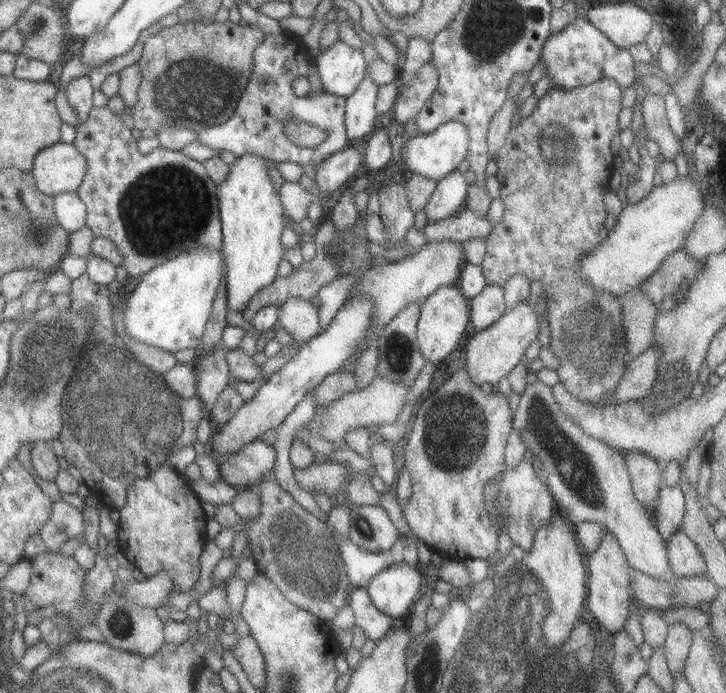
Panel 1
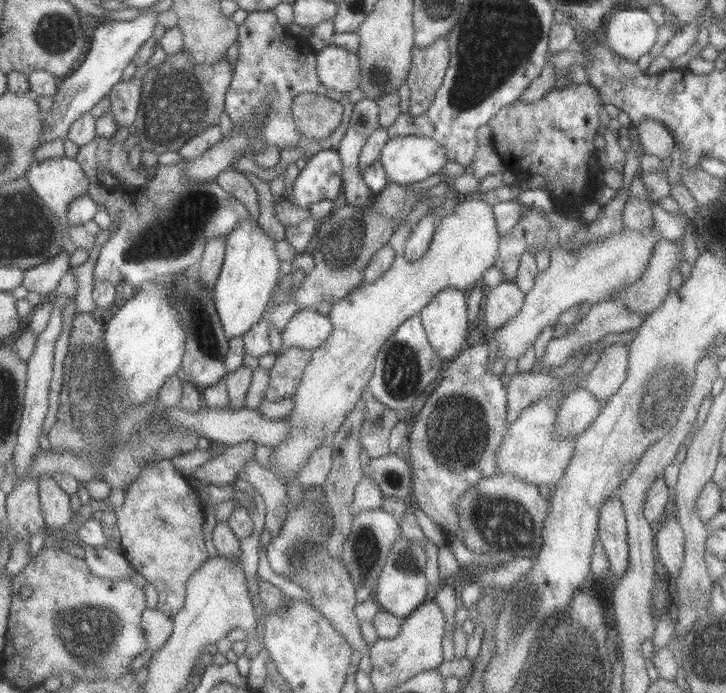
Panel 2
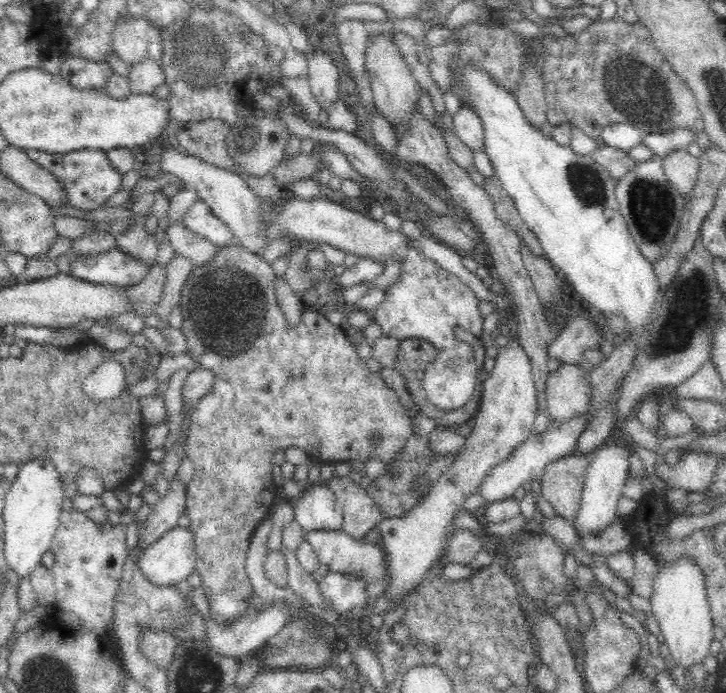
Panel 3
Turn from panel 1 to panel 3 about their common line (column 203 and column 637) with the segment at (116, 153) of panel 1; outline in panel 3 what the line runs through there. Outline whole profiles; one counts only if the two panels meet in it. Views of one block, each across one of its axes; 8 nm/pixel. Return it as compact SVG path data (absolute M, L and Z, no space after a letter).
M652 155L648 160L634 163L615 182L615 197L628 233L642 257L652 265L658 265L673 254L674 242L685 212L685 199L669 183L663 167L663 158Z

